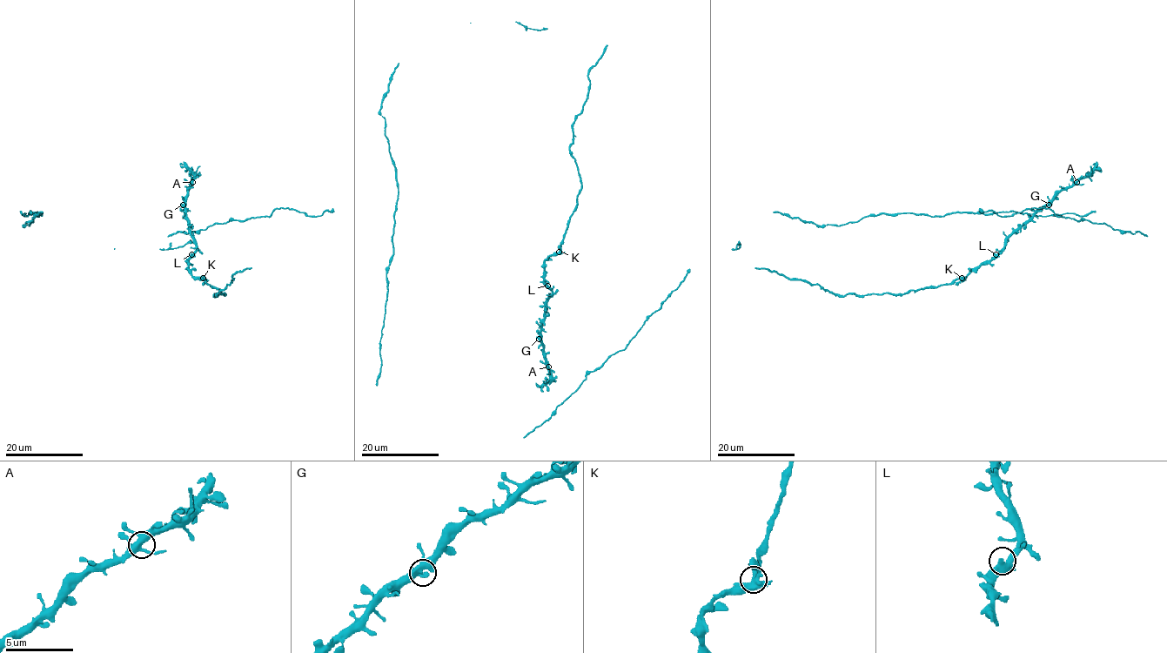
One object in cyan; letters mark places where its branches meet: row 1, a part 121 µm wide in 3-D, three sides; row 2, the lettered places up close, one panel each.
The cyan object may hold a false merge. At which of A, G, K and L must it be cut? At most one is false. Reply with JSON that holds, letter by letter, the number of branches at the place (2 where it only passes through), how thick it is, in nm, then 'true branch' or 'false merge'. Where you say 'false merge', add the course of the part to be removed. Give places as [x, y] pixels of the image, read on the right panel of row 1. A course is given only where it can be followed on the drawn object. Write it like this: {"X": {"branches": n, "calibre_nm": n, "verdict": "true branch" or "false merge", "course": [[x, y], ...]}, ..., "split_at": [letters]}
{"A": {"branches": 4, "calibre_nm": 440, "verdict": "true branch"}, "G": {"branches": 3, "calibre_nm": 340, "verdict": "true branch"}, "K": {"branches": 5, "calibre_nm": 420, "verdict": "false merge"}, "L": {"branches": 3, "calibre_nm": 360, "verdict": "true branch"}, "split_at": ["K"]}

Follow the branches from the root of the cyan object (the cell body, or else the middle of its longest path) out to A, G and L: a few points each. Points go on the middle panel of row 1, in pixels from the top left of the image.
A: (590, 82), (569, 148), (581, 191), (560, 251), (545, 261), (544, 284), (551, 297), (541, 346), (548, 366)
G: (590, 82), (569, 148), (581, 191), (560, 251), (545, 261), (544, 284), (551, 297), (539, 339)
L: (590, 82), (587, 98), (573, 126), (569, 148), (581, 191), (560, 251), (545, 261), (547, 286)

